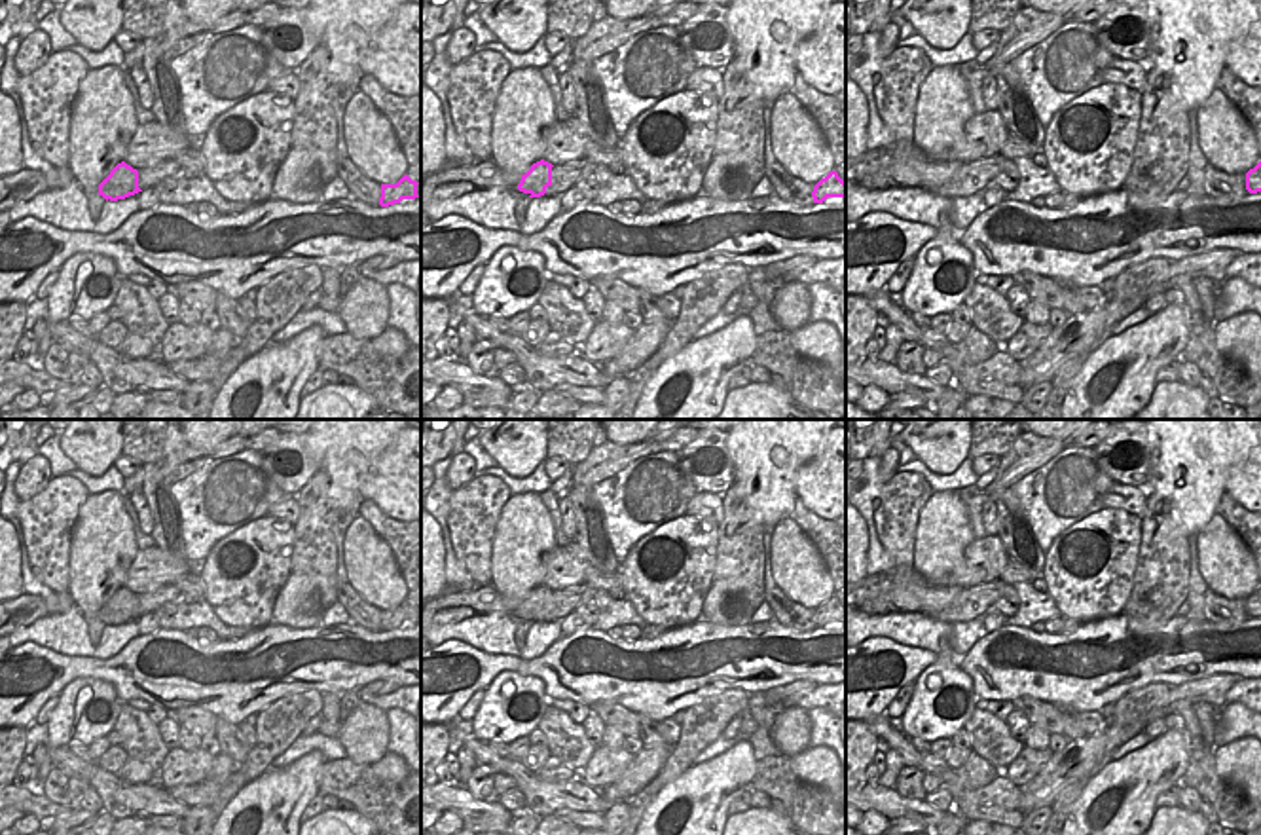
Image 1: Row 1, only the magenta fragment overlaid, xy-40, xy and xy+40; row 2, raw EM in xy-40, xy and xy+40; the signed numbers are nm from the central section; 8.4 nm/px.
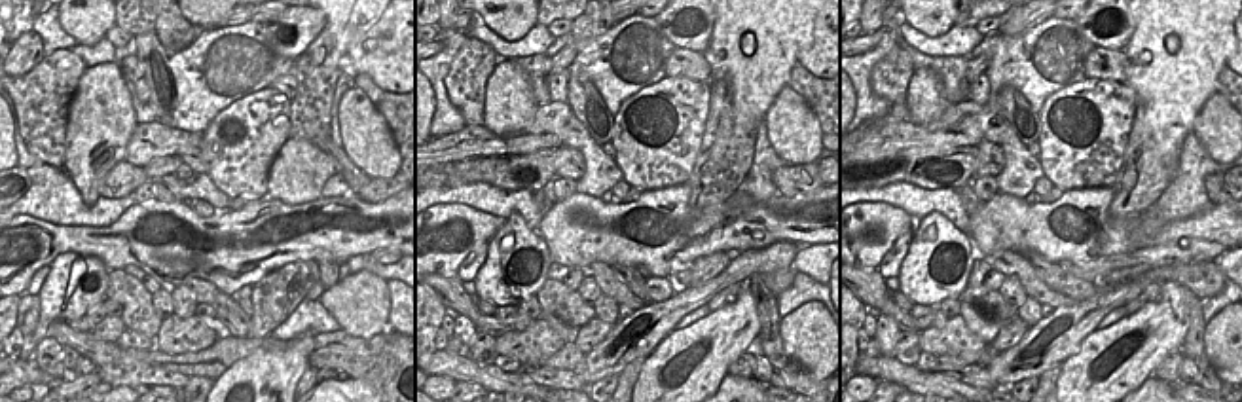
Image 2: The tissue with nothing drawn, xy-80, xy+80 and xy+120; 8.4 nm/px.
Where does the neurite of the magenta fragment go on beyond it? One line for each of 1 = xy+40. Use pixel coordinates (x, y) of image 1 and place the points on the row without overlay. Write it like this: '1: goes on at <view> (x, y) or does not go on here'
1: does not go on here

